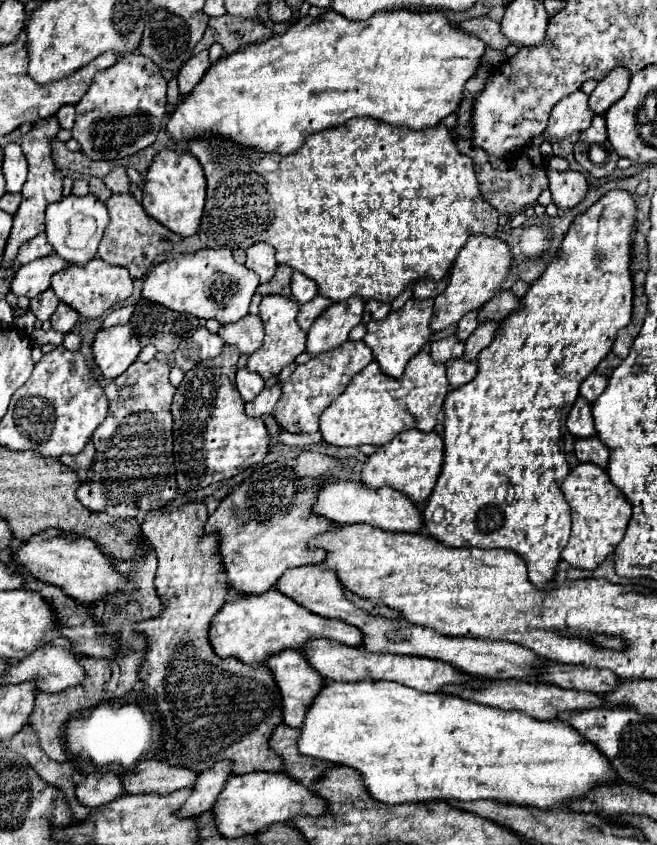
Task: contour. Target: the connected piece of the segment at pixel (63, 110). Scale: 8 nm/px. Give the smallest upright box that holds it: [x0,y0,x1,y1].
[56,105,74,129]

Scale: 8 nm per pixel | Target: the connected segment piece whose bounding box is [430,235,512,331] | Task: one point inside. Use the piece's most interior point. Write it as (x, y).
(483, 263)

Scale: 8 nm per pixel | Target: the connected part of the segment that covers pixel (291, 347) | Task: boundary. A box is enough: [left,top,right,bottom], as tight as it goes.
[248,295,306,379]

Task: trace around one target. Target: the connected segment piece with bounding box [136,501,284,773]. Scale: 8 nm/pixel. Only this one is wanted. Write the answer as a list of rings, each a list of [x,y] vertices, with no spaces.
[[[186,501],[172,509],[146,513],[142,523],[142,533],[148,537],[158,557],[154,585],[166,603],[160,617],[136,625],[136,631],[142,631],[148,637],[148,653],[140,667],[140,679],[146,683],[144,693],[158,703],[162,717],[164,743],[160,753],[164,761],[188,767],[196,773],[202,773],[224,759],[234,761],[234,773],[280,771],[280,757],[268,749],[272,729],[284,721],[282,697],[272,671],[268,671],[268,665],[246,665],[234,657],[216,657],[208,641],[212,617],[224,607],[230,589],[224,585],[224,565],[220,565],[220,557],[216,557],[216,537],[204,537],[206,519],[208,509],[204,501]]]

